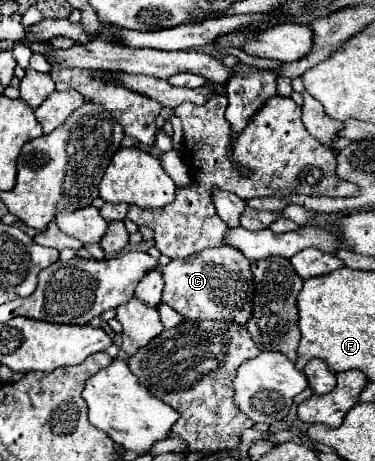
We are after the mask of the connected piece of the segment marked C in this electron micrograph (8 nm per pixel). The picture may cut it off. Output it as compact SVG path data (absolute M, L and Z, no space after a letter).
M231 245L207 247L185 259L171 259L169 265L163 267L163 281L163 301L185 319L227 319L245 325L251 315L253 275L247 257Z

